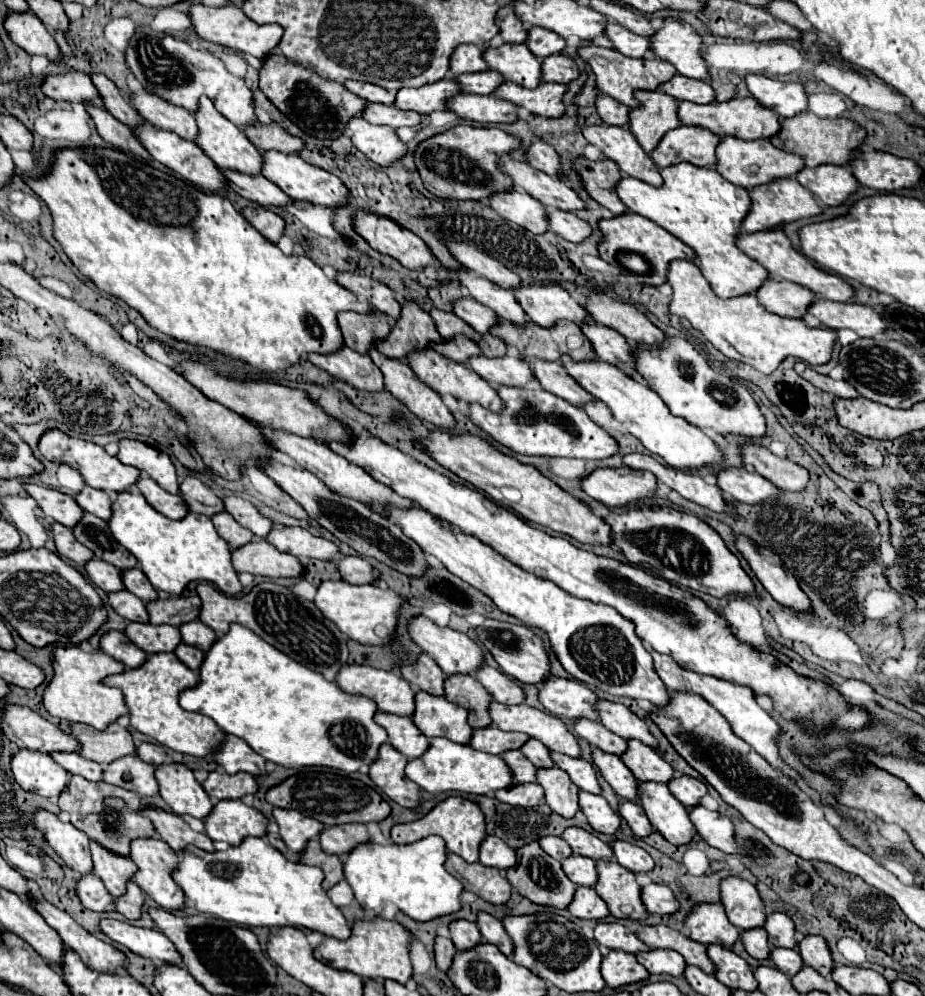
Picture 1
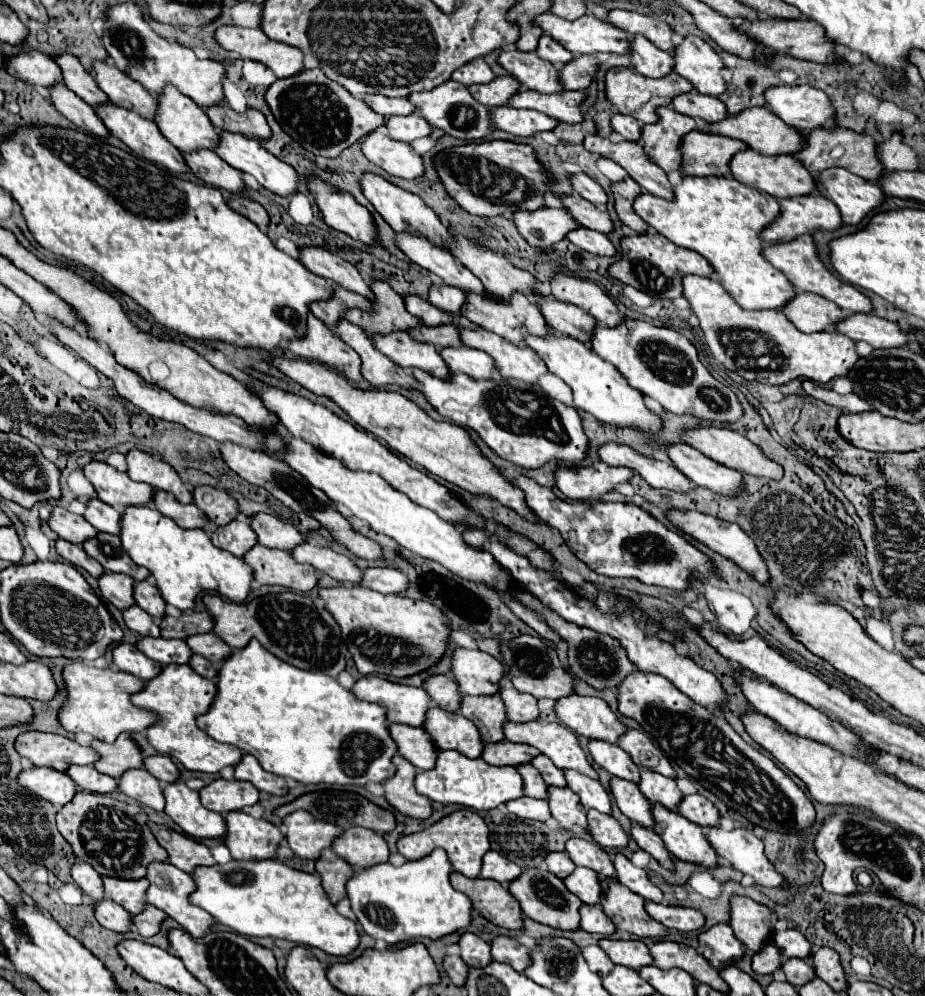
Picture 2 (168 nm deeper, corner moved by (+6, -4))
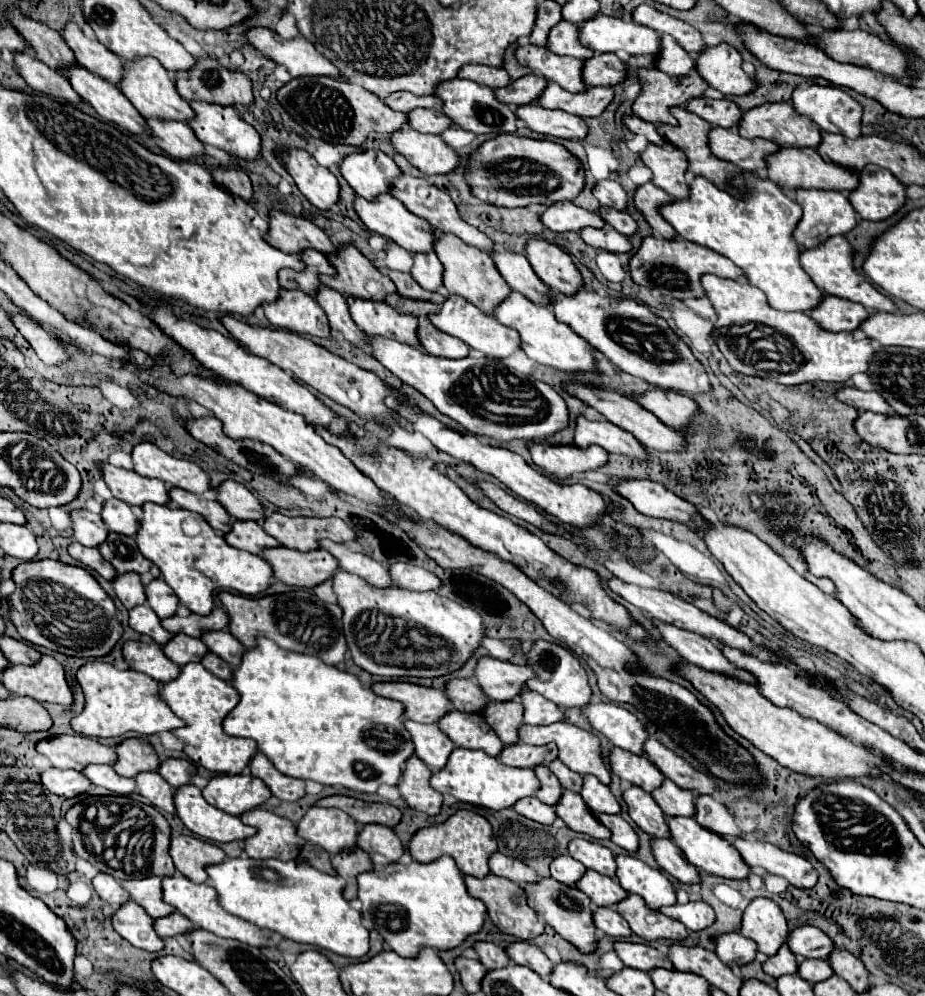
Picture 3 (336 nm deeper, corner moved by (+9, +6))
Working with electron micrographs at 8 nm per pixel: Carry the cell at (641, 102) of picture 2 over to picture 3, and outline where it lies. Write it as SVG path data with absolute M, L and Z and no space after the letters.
M699 73L687 77L667 77L667 81L647 83L641 79L641 95L633 103L633 113L643 121L651 123L669 123L677 125L677 119L671 115L671 107L683 107L687 101L701 97L707 91L707 81Z

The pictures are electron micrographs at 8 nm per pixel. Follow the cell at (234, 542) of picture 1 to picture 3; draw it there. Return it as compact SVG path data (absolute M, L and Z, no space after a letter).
M235 521L233 531L225 535L225 539L231 547L237 547L255 555L261 555L265 549L271 549L271 547L281 547L277 539L267 535L265 529L253 521Z

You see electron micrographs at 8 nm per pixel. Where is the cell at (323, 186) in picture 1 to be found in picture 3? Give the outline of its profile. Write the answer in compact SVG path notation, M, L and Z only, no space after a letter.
M193 101L189 105L191 105L195 115L193 115L193 119L187 121L187 125L195 133L195 137L201 139L201 143L225 149L227 153L231 153L235 157L241 157L241 159L255 159L255 157L259 157L259 151L261 151L259 133L249 123L245 123L237 115L237 111L233 107L225 107L225 105L217 105L217 103L207 103L207 101Z

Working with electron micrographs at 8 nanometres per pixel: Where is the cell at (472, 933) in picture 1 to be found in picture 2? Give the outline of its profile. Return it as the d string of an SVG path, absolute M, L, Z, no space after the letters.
M462 933L460 941L460 957L470 965L470 967L484 967L492 961L490 957L490 945L486 941L482 941L478 935L474 933Z

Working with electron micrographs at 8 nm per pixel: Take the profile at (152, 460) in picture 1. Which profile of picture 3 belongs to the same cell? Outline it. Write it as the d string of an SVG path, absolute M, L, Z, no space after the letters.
M153 443L135 445L133 461L139 475L157 477L169 487L179 487L195 495L203 495L211 489L211 479L199 465L185 459L175 459Z

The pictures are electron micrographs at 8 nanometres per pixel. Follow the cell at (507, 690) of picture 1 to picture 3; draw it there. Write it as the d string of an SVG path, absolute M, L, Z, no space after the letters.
M523 689L521 703L525 707L527 725L551 725L563 721L563 711L555 703L549 703L545 697L537 695L535 691Z

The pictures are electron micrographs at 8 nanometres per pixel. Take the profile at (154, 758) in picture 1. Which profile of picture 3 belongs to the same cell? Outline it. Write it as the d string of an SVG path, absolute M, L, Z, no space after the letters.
M167 759L161 763L159 767L159 775L163 775L163 779L179 789L183 785L189 785L189 777L197 775L195 771L195 763L193 761L185 761L185 759Z

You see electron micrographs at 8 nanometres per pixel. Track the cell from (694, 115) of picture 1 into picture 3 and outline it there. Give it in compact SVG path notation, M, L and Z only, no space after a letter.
M767 103L765 107L755 107L753 111L745 111L739 135L745 137L763 137L769 141L775 141L781 147L819 147L821 143L821 129L809 119L799 115L791 103Z

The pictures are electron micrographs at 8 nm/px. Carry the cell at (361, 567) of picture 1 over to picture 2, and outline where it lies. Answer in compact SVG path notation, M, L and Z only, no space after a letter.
M368 567L362 573L358 585L380 593L402 593L404 585L408 585L408 579L404 577L404 573L392 567Z

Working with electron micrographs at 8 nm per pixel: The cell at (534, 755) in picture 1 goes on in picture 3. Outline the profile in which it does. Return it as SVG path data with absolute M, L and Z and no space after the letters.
M555 759L549 769L557 775L557 779L561 781L561 785L573 793L581 793L581 787L583 787L583 777L577 775L575 771L569 771L569 767L565 767L559 759Z

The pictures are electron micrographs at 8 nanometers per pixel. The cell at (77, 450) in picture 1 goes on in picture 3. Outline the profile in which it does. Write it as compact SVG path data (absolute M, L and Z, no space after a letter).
M109 463L101 465L103 467L103 479L109 485L113 497L129 503L143 507L145 503L159 503L159 505L169 505L169 487L159 481L159 479L149 479L141 477L135 471L119 469Z

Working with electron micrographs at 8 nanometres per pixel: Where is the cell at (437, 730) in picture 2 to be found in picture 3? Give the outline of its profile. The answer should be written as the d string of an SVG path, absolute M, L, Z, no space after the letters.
M451 711L451 715L445 715L445 719L441 719L437 725L457 747L483 749L491 757L499 757L505 747L481 715Z

